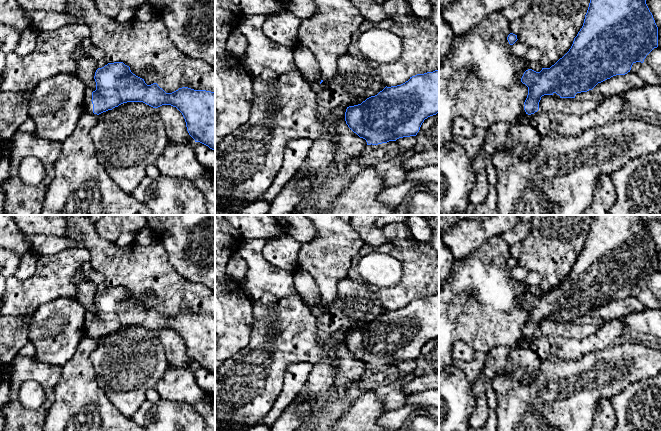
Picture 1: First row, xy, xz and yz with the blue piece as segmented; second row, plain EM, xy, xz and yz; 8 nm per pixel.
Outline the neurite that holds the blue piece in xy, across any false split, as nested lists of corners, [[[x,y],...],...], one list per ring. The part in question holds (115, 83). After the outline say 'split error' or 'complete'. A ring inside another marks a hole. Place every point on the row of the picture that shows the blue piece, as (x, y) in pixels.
[[[123,62],[108,63],[98,68],[94,76],[96,90],[87,91],[84,97],[85,111],[101,114],[127,102],[143,102],[153,108],[162,105],[176,107],[183,115],[189,135],[210,149],[215,150],[215,93],[206,90],[194,90],[182,87],[172,93],[166,93],[157,83],[147,85],[144,79],[136,76]]]; split error

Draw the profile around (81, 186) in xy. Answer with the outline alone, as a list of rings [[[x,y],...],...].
[[[84,112],[74,131],[63,140],[40,215],[154,215],[146,205],[125,193],[99,163],[90,136],[97,121],[97,114]]]

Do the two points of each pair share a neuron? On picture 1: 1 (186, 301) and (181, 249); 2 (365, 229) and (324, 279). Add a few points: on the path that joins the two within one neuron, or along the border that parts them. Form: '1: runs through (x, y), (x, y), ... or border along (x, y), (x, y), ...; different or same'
1: border along (168, 259), (183, 276), (204, 285); different
2: border along (351, 225), (365, 244); different

